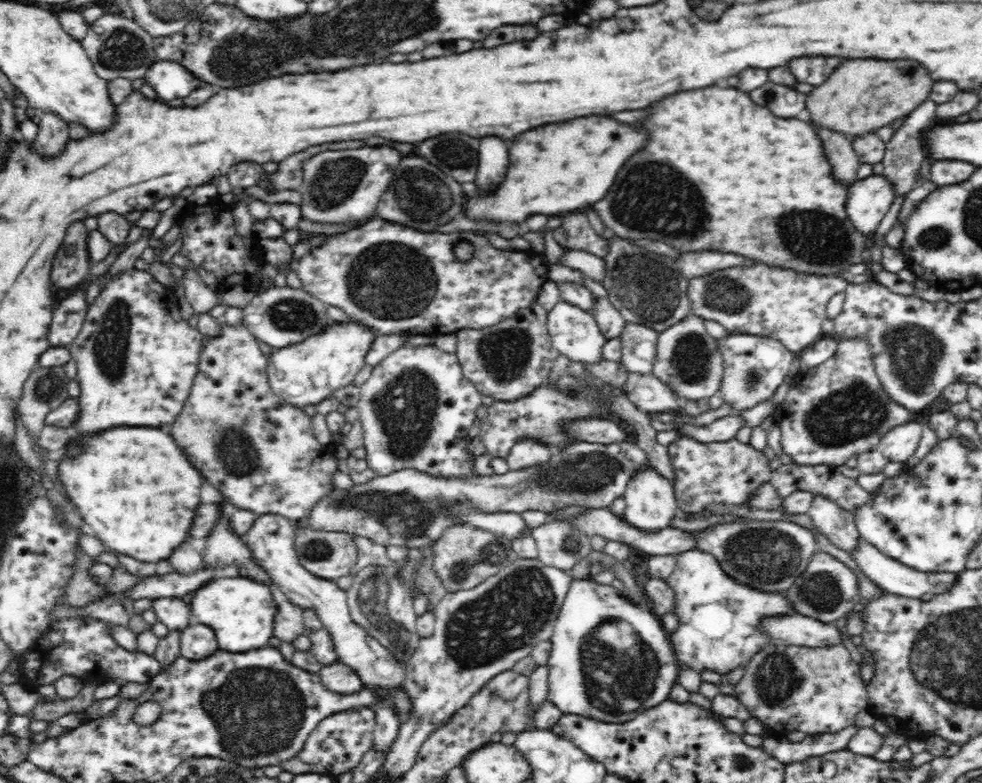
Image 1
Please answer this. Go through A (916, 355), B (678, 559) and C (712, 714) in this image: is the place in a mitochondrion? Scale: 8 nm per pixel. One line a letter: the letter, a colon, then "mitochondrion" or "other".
A: mitochondrion
B: other
C: other

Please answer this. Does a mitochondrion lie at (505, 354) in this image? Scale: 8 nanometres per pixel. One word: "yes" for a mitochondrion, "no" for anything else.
yes

